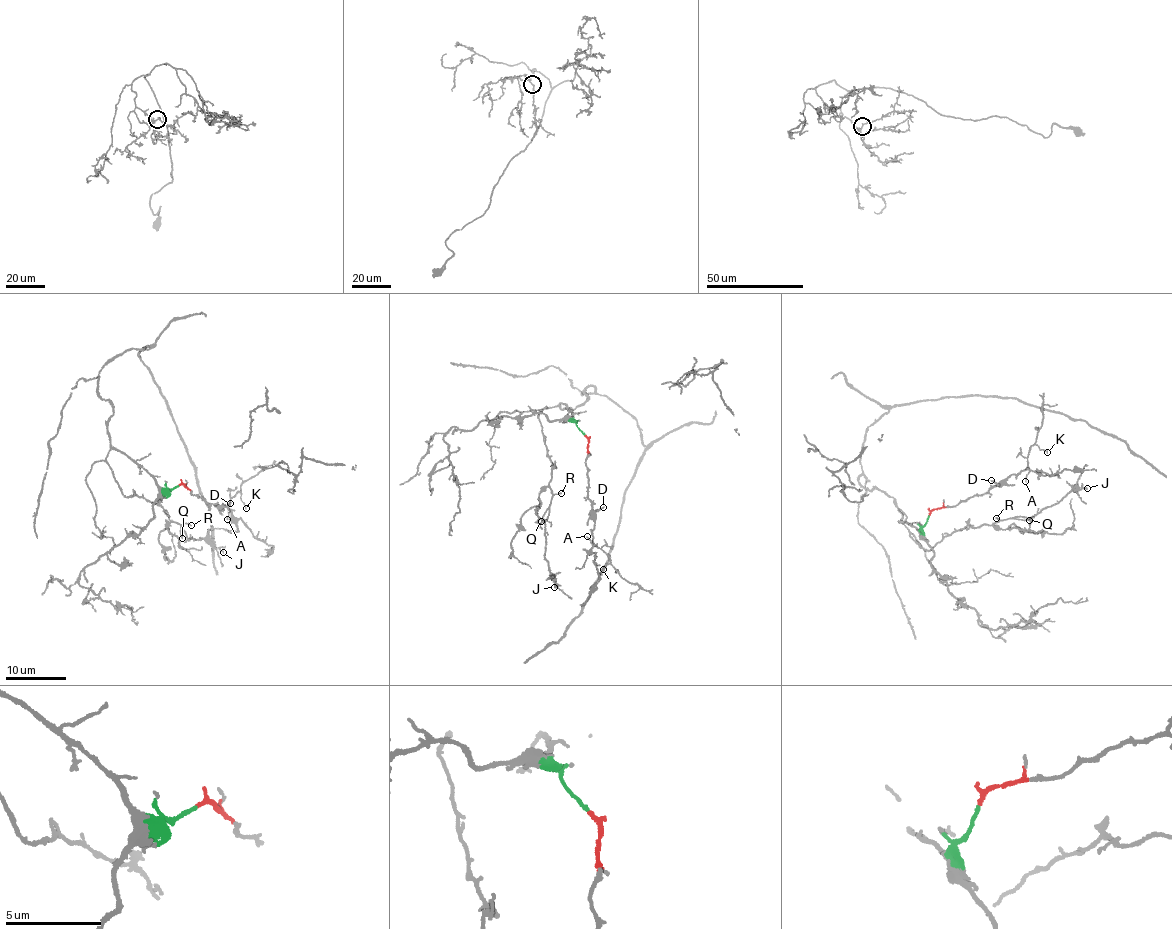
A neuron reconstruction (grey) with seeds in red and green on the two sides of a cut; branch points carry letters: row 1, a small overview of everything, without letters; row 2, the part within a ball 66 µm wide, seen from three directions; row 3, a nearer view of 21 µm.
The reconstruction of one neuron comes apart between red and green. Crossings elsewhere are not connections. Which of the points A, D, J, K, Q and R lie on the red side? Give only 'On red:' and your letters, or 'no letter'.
On red: A, D, K

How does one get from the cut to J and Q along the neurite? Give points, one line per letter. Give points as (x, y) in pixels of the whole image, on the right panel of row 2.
J: (928, 516), (918, 529), (899, 522), (928, 550), (969, 526), (1032, 517), (1059, 502), (1068, 491), (1086, 489)
Q: (928, 516), (918, 529), (899, 522), (923, 548), (928, 550), (969, 526), (1029, 519)

